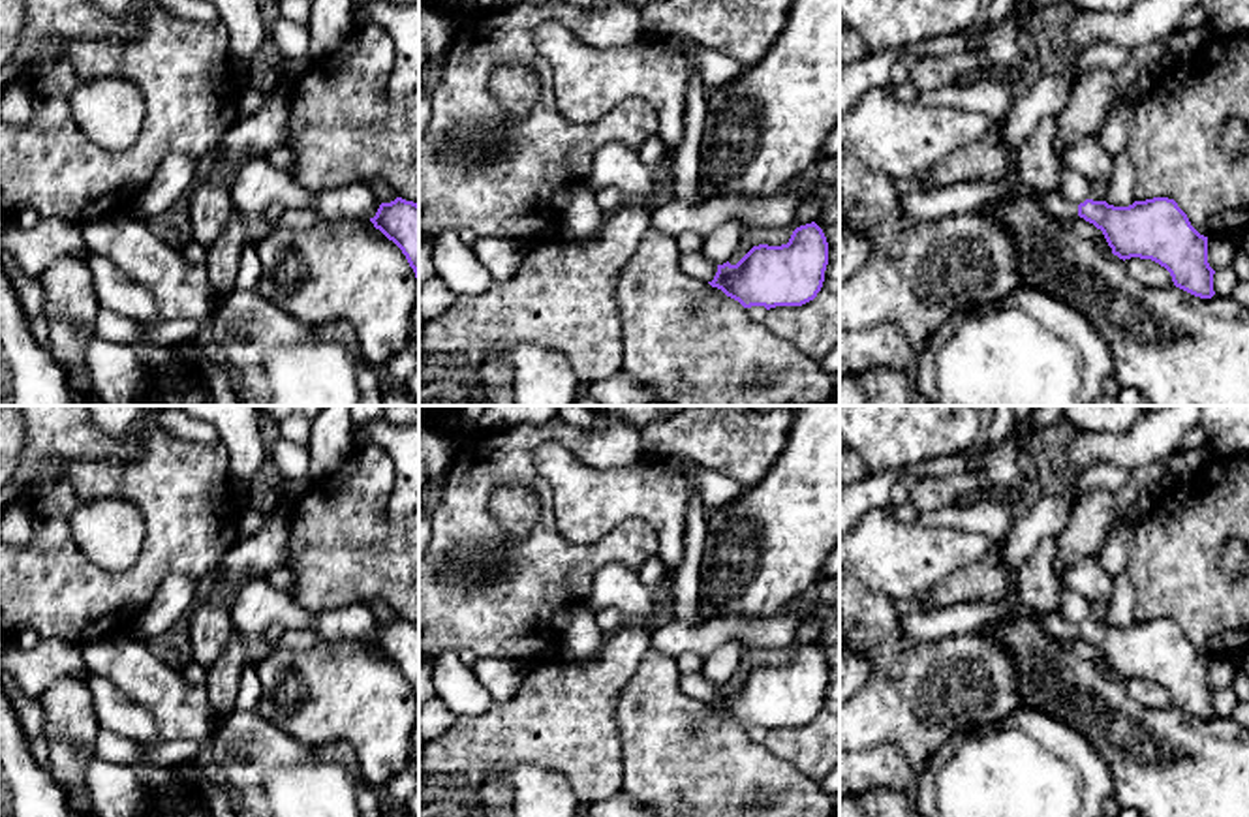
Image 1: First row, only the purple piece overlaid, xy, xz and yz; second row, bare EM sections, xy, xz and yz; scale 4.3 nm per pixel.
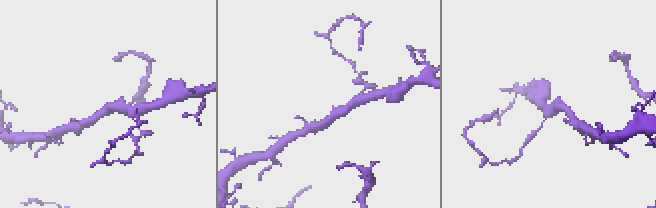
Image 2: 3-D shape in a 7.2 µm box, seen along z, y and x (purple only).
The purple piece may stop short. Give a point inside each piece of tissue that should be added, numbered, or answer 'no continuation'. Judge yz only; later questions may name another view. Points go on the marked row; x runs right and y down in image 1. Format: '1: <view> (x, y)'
1: yz (966, 196)

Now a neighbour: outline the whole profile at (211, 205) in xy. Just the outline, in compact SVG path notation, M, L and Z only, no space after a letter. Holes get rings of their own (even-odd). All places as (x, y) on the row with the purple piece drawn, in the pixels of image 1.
M212 173L205 180L195 180L186 199L190 203L192 240L210 248L237 210L231 199L231 180Z

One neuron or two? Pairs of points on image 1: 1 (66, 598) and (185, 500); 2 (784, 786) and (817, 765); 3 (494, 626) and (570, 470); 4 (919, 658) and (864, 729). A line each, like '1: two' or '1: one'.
1: one
2: two
3: two
4: one

